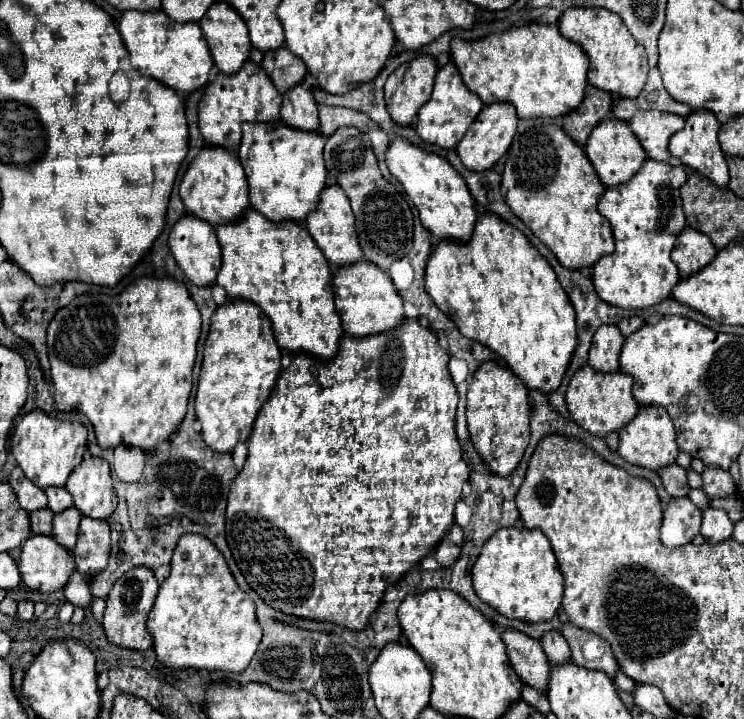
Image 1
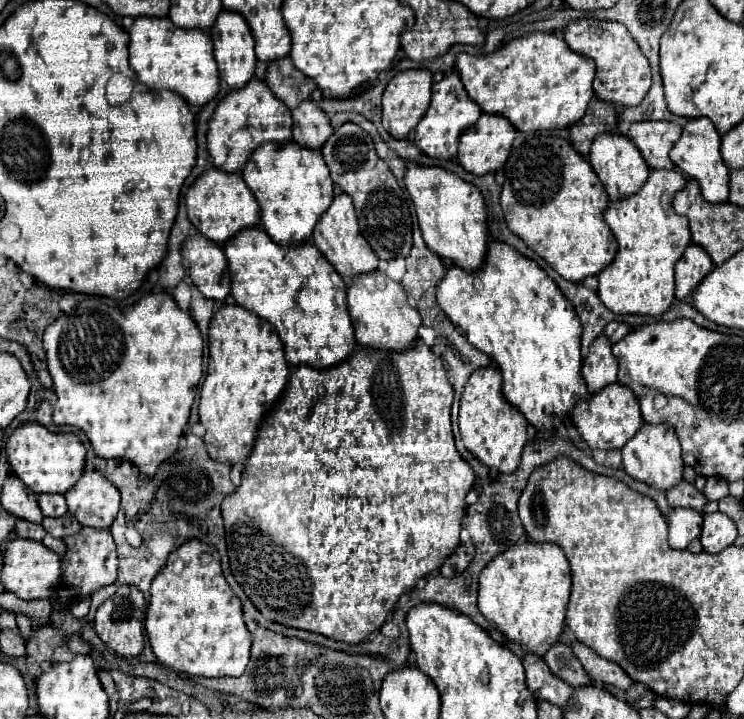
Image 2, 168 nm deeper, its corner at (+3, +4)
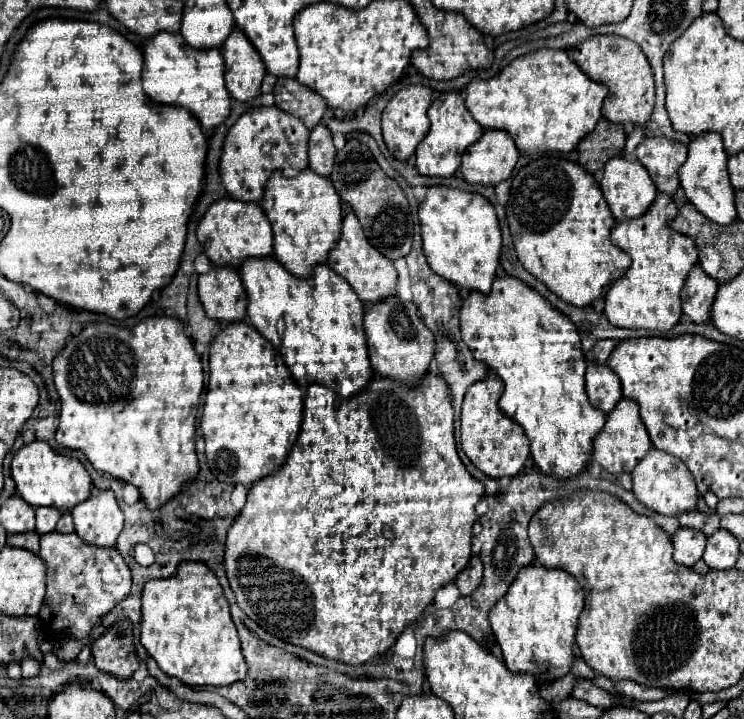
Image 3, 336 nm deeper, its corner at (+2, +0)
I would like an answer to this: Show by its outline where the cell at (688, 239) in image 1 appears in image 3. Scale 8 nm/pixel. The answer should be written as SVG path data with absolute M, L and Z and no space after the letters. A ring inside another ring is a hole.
M701 266L691 268L683 286L683 314L693 322L707 322L717 286L717 280L707 276Z

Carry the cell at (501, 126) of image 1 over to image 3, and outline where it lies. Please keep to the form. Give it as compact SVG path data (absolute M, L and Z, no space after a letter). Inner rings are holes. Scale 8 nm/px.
M485 130L483 136L463 152L461 172L469 184L495 186L507 180L517 164L519 150L503 130Z

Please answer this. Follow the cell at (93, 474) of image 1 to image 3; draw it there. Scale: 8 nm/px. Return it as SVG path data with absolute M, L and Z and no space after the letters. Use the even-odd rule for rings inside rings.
M93 490L91 496L71 508L75 532L87 544L111 548L123 528L123 512L117 504L113 490Z

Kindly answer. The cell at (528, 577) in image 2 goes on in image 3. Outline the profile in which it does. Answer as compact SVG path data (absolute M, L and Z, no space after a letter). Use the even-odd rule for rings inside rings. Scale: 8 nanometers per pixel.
M531 564L519 570L505 596L489 612L493 634L503 650L503 660L511 672L531 674L537 682L565 676L573 662L573 642L577 618L583 610L585 594L579 582L561 568Z

